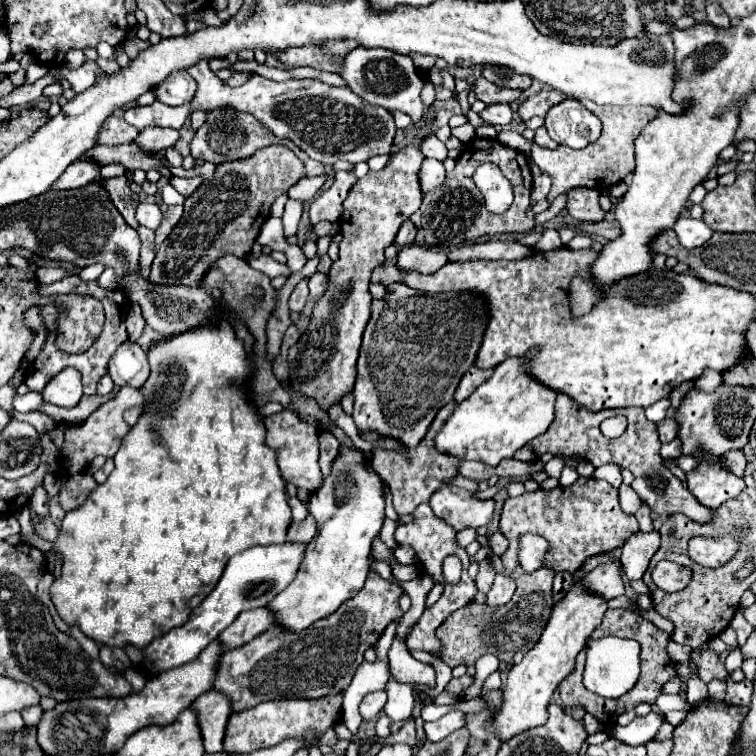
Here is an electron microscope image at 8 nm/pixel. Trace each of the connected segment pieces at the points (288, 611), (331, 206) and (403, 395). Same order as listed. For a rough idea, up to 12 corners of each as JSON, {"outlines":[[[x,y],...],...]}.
{"outlines":[[[342,448],[308,508],[318,534],[268,604],[302,632],[362,590],[382,480]],[[336,172],[332,186],[312,200],[310,222],[338,220],[358,178]],[[390,284],[354,384],[358,434],[416,448],[474,364],[474,294]]]}

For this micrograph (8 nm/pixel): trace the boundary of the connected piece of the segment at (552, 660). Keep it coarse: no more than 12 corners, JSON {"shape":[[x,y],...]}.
{"shape":[[578,582],[538,644],[508,670],[486,724],[506,742],[546,724],[608,606]]}

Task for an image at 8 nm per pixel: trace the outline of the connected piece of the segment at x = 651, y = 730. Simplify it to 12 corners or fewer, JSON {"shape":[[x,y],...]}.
{"shape":[[654,712],[614,726],[608,734],[640,746],[656,736],[662,720]]}

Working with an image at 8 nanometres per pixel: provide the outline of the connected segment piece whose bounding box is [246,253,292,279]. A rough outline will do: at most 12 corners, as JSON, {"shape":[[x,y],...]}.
{"shape":[[263,253],[250,254],[246,261],[270,279],[292,273],[286,264]]}

